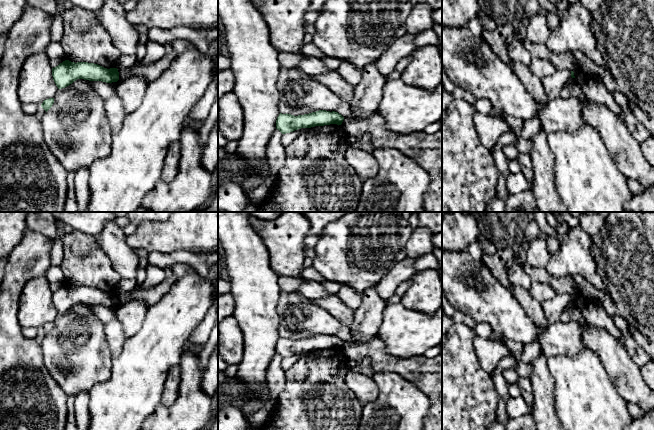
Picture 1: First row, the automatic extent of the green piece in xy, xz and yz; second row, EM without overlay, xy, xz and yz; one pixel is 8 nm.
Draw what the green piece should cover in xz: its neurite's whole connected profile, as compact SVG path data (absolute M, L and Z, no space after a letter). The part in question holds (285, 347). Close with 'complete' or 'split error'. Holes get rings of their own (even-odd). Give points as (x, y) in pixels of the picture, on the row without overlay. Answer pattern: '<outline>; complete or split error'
M319 334L298 340L280 337L276 344L276 353L282 358L286 358L301 352L311 352L330 348L341 349L343 344L344 341L335 335Z; complete

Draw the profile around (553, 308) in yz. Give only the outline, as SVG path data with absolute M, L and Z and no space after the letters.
M556 295L552 299L542 303L542 308L548 323L554 324L560 322L562 312L567 307L567 304L571 301L570 296Z

